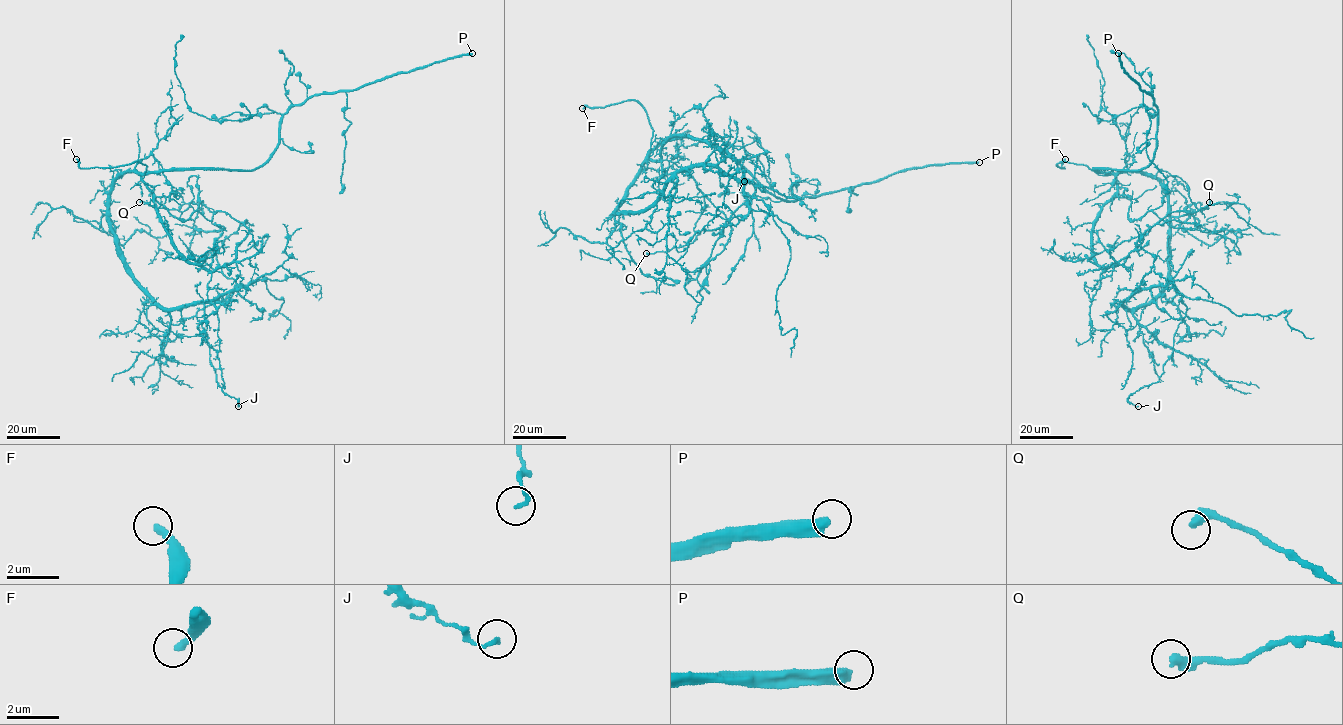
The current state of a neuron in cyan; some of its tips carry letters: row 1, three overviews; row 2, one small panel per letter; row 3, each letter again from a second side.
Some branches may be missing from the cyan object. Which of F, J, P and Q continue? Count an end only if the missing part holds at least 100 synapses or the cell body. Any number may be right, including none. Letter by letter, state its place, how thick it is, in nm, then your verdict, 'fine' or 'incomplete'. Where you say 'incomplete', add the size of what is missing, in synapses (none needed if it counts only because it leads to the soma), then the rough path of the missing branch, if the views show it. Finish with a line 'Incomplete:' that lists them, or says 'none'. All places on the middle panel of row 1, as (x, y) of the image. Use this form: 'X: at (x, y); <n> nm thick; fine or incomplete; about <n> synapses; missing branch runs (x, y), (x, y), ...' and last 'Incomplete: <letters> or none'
F: at (582, 108); 320 nm thick; fine
J: at (744, 181); 140 nm thick; fine
P: at (979, 162); 460 nm thick; incomplete; about 600 synapses
Q: at (646, 253); 400 nm thick; fine
Incomplete: P

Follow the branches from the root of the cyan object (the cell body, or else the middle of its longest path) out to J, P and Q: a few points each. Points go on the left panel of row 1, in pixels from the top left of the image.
J: (111, 187), (117, 253), (158, 304), (208, 303), (242, 286), (196, 313), (218, 384), (238, 406)
P: (111, 187), (125, 172), (255, 170), (276, 147), (280, 117), (291, 107), (314, 96), (354, 90), (472, 53)
Q: (111, 187), (135, 172), (188, 220), (197, 178), (182, 212), (139, 202)

